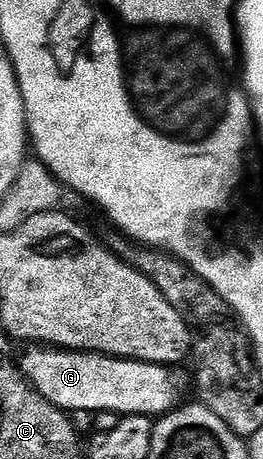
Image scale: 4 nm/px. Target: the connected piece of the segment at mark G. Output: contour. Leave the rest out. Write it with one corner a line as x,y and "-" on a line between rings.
35,345
23,355
23,360
18,360
17,366
27,378
28,384
35,388
45,401
57,405
62,411
76,413
75,411
112,411
120,417
124,415
149,415
162,417
169,411
174,411
188,398
187,383
189,387
189,375
175,365
164,365
161,363
142,363
136,359
117,359
113,355
98,355
96,351
65,351
48,347
46,345

